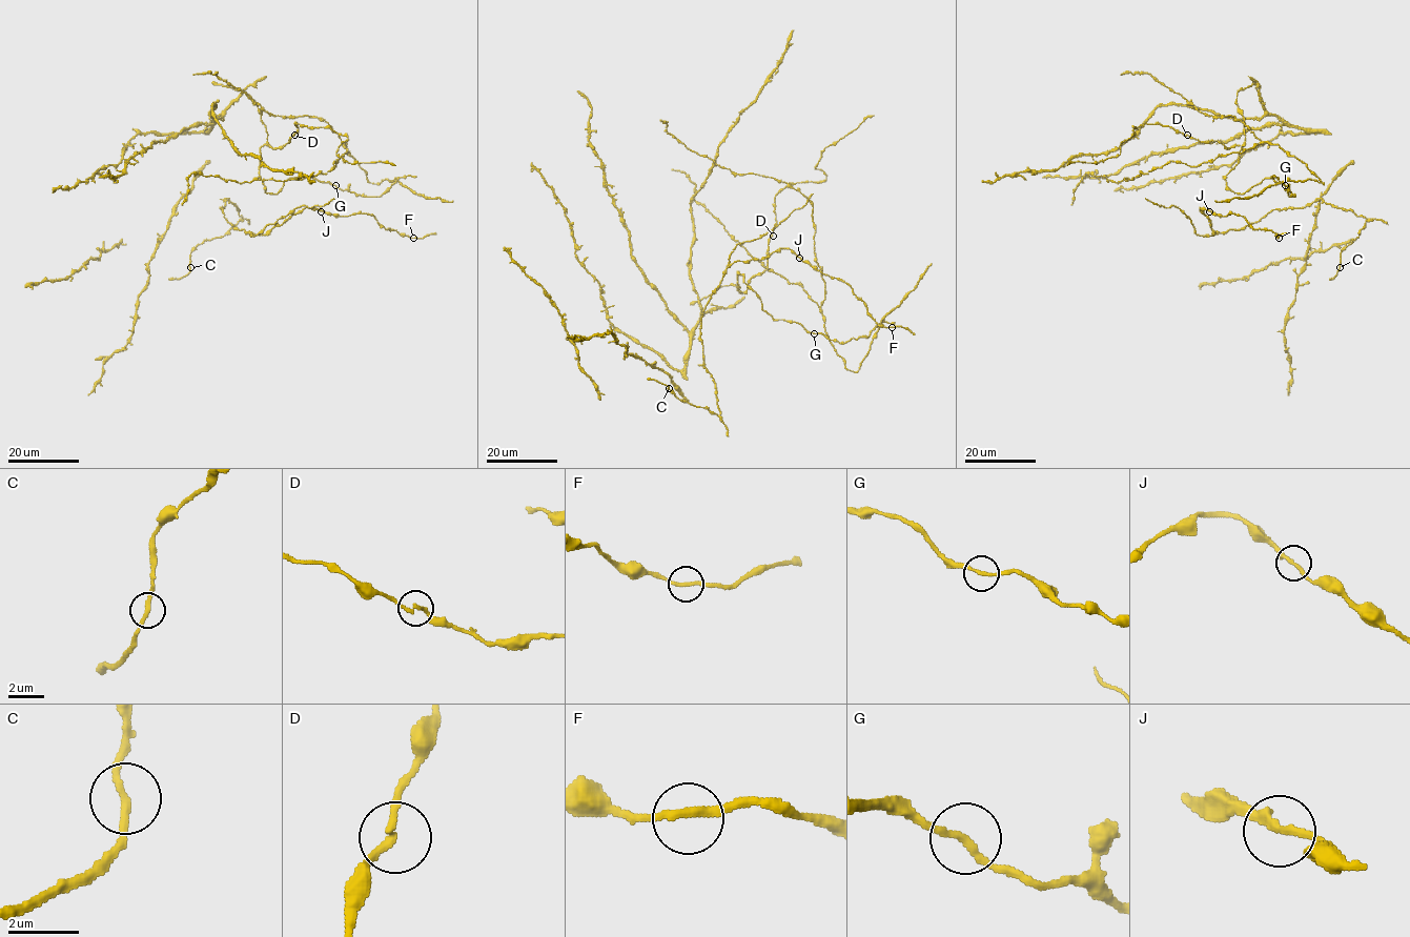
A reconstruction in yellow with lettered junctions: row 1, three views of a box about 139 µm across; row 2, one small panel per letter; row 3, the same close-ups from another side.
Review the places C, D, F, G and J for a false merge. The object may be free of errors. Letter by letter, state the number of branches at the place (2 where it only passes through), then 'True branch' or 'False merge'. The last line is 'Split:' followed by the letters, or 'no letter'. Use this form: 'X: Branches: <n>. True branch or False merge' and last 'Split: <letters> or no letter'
C: Branches: 2. True branch
D: Branches: 2. True branch
F: Branches: 2. True branch
G: Branches: 2. True branch
J: Branches: 2. True branch
Split: no letter

